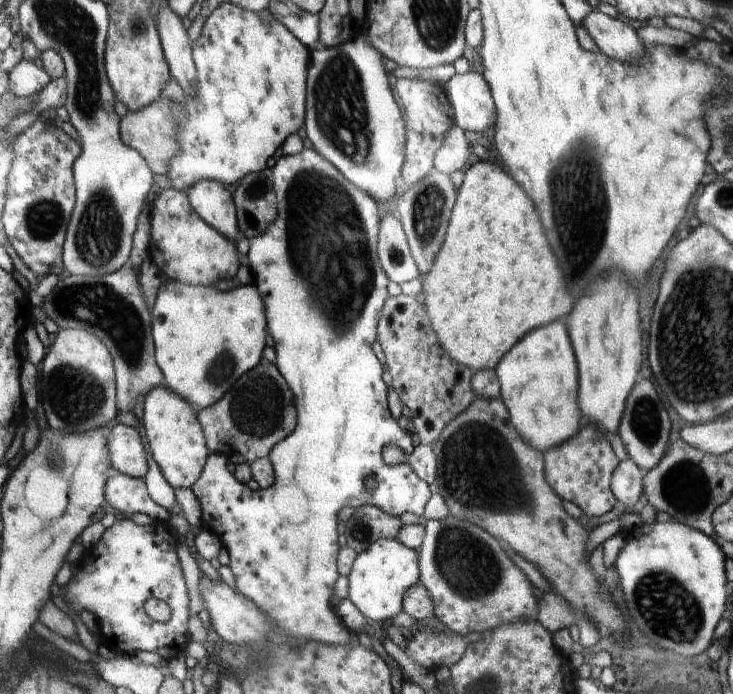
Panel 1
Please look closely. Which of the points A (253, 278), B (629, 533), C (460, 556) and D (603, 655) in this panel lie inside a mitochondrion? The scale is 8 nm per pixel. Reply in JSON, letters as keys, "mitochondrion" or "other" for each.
{"A":"other","B":"other","C":"mitochondrion","D":"other"}

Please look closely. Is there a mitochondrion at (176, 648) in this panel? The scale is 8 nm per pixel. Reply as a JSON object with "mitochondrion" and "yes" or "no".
{"mitochondrion":"no"}

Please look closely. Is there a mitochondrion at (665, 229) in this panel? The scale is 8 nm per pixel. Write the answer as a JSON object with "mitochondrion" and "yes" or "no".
{"mitochondrion":"no"}

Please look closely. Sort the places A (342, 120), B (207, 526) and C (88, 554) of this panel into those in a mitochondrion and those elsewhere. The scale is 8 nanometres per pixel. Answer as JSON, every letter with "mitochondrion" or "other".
{"A":"mitochondrion","B":"other","C":"other"}

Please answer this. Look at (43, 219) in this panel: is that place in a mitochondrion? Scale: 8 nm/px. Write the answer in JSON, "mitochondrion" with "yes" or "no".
{"mitochondrion":"yes"}

